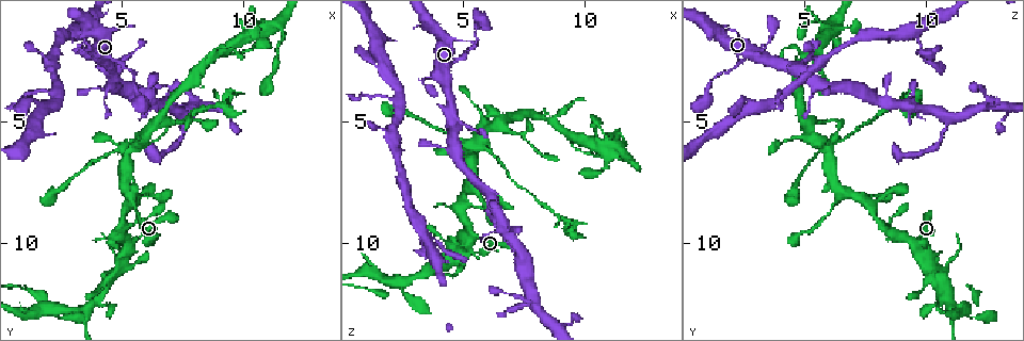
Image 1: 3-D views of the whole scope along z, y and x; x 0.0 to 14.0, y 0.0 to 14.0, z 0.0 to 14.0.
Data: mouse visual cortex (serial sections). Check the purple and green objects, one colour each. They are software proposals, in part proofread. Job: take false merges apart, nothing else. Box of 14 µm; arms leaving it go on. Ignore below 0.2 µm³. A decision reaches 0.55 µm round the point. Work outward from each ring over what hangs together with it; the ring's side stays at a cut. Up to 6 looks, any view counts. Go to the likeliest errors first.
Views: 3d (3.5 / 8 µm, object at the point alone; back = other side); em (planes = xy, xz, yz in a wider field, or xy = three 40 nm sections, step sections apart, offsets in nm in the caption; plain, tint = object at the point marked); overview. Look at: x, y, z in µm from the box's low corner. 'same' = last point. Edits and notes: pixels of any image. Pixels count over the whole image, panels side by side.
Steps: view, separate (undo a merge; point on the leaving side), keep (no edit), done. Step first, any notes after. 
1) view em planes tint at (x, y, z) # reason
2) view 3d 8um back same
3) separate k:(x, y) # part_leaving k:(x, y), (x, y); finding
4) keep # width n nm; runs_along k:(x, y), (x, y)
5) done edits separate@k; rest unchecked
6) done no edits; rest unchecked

view 3d 3.5um at (5.3, 10.1, 9.8)

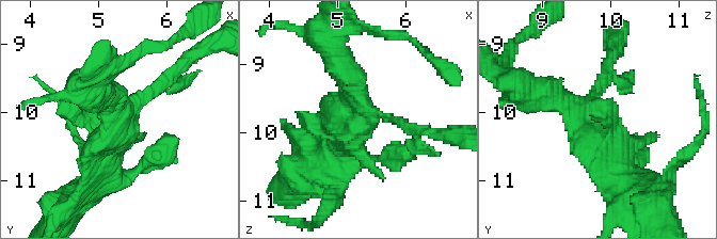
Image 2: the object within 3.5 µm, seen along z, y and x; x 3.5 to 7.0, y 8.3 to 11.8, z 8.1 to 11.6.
view em xy step 1 tint at (5.40, 10.15, 9.70)

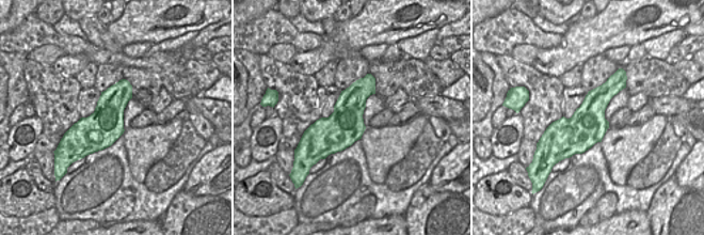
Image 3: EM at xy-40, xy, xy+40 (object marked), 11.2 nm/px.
keep # runs_along 2:(175, 70), (132, 106), (102, 175); one cell here

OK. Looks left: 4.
view 3d 8um at (6.2, 5.9, 6.4) # thick turns thin

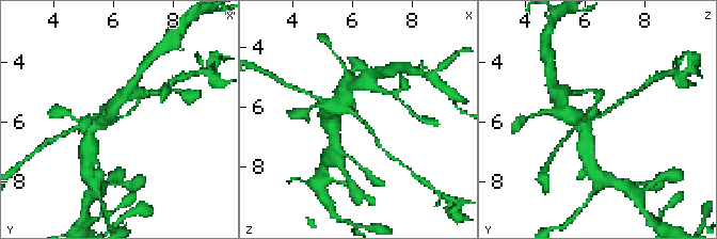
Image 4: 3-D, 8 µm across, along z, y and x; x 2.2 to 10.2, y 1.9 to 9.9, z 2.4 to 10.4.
view 3d 3.5um back at (6.2, 5.8, 6.3) # closer look

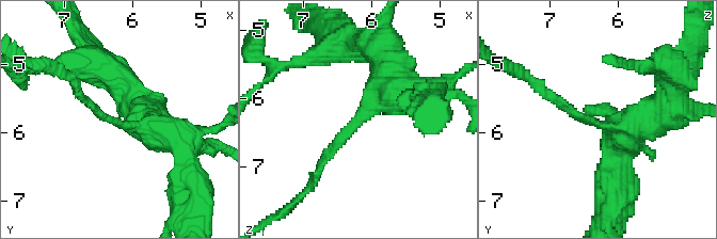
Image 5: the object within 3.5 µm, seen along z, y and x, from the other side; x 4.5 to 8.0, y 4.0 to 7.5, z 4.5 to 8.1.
view em planes tint at (6.20, 5.80, 6.35) # now the EM

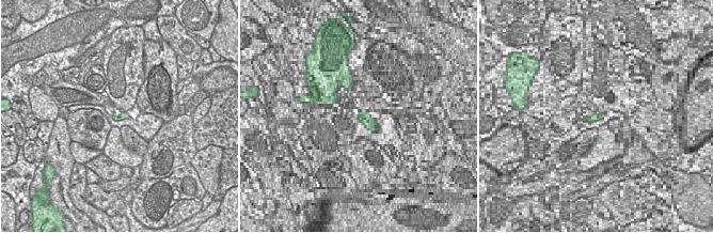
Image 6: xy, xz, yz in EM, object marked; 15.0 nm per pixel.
separate 5:(570, 110) # part_leaving 5:(594, 122), (551, 98), (521, 72); a second cell is stuck on

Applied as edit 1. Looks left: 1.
done edits separate@5; rest unchecked

